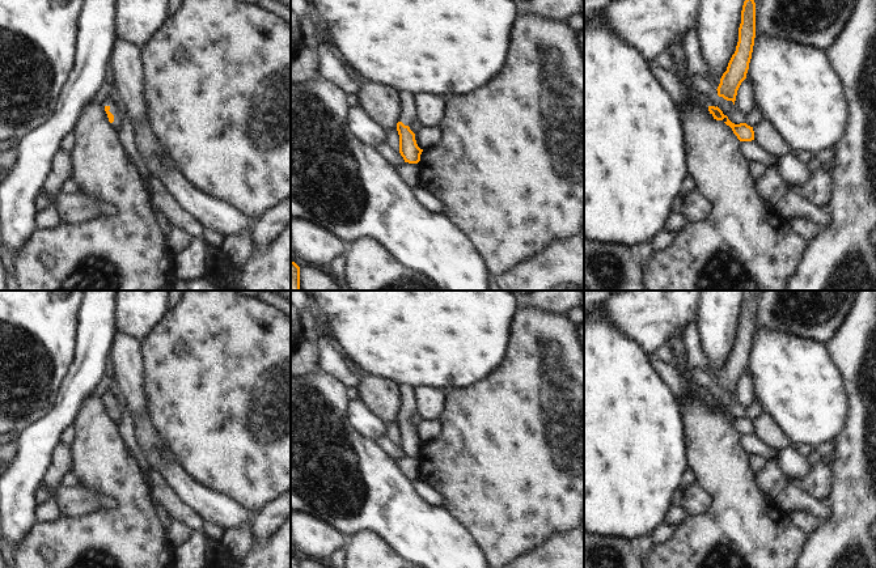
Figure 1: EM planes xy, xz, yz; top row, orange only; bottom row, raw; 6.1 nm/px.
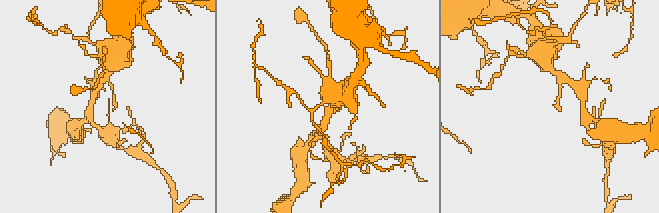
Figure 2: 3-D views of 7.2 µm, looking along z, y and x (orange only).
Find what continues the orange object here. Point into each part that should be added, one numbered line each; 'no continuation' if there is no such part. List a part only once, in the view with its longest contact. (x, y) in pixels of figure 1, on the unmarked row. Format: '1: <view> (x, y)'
1: xy (105, 394)

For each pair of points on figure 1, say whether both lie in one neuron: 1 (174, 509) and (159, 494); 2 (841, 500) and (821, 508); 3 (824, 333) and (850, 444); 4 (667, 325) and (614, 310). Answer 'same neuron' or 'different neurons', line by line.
1: same neuron
2: different neurons
3: different neurons
4: same neuron

